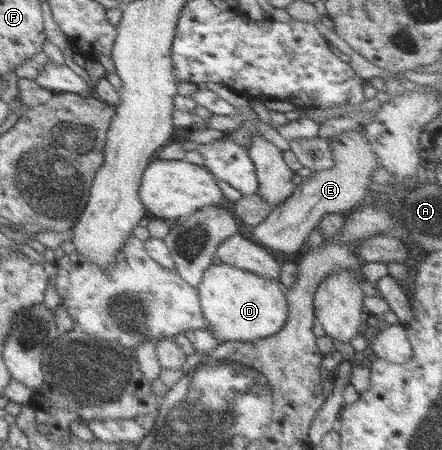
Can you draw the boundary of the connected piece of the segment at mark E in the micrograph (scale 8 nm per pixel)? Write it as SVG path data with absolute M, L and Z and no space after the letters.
M362 128L344 131L328 138L334 161L332 168L308 175L302 183L295 185L294 192L284 202L272 207L271 211L252 227L250 238L256 244L268 250L292 254L299 250L299 246L307 240L308 234L325 214L346 215L362 204L366 198L367 186L372 182L371 172L378 170L378 166L374 153L360 130Z

